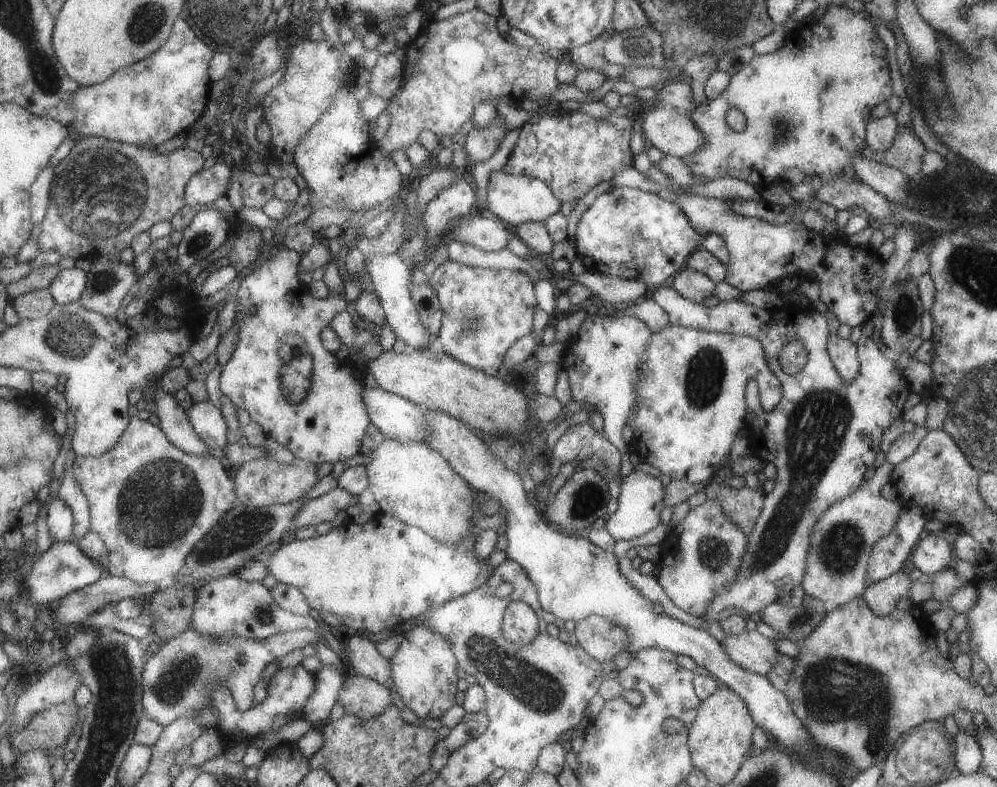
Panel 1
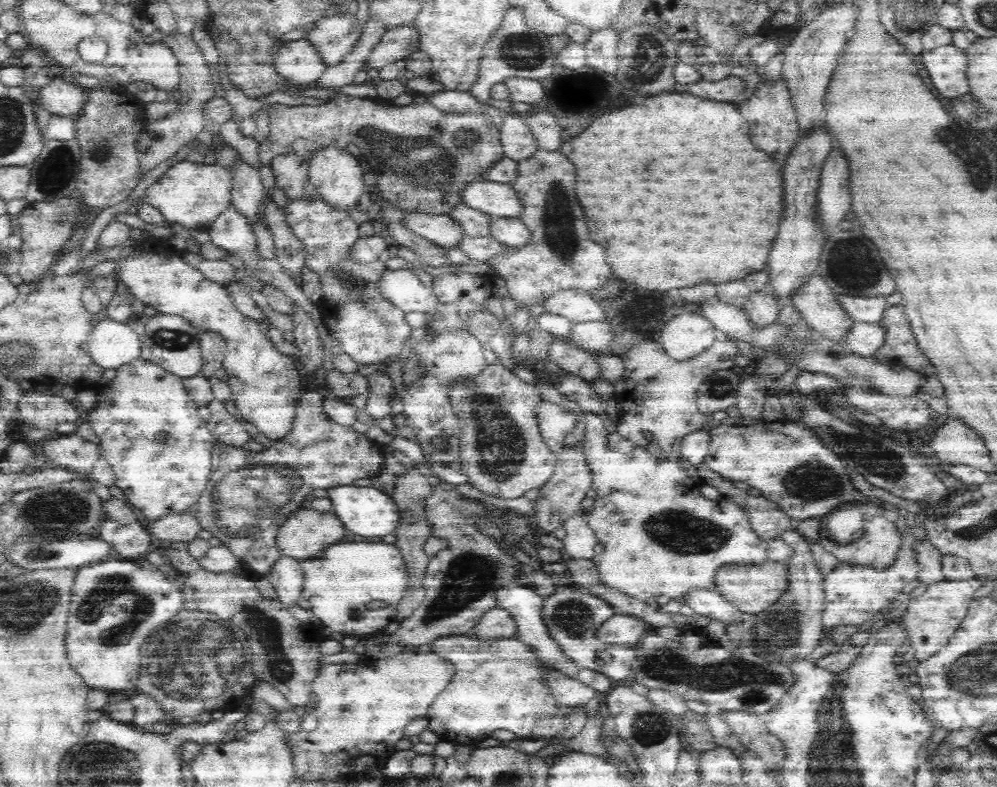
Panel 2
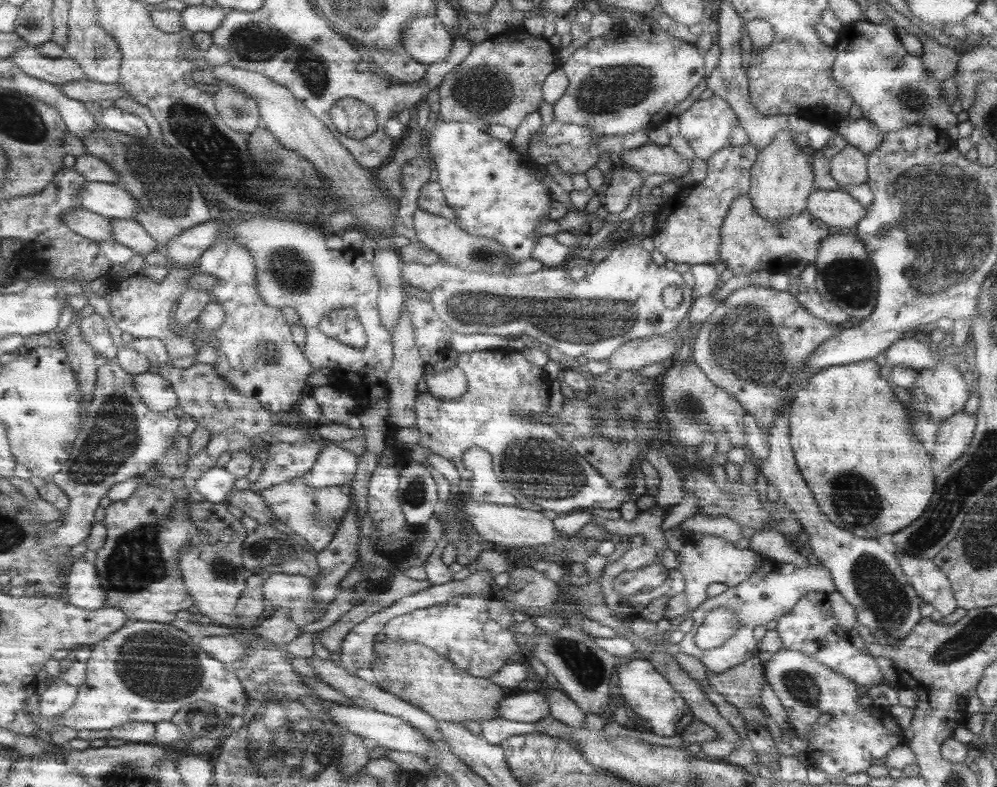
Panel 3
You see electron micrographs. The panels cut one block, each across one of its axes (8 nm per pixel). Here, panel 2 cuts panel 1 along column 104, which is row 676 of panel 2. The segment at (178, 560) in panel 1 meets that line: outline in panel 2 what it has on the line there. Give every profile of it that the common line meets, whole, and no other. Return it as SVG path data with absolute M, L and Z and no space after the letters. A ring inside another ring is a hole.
M448 635L429 645L431 652L450 660L455 667L454 678L426 714L429 730L441 741L475 745L491 737L495 730L508 730L517 739L529 739L536 719L560 708L541 681L542 670L552 669L544 667L540 657L515 637L486 643L468 635Z

